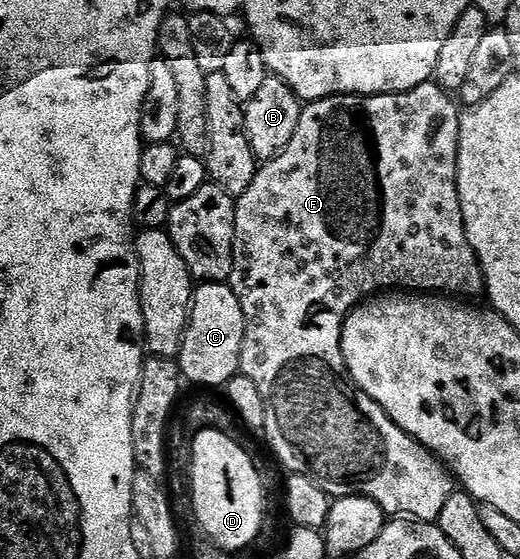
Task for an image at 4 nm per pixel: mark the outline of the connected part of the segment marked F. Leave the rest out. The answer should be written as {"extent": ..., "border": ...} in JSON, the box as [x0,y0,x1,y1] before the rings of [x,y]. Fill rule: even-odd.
{"extent":[229,81,487,523],"border":[[[428,81],[417,85],[408,91],[399,91],[395,95],[334,95],[328,99],[317,99],[308,102],[301,113],[301,121],[297,121],[297,133],[293,133],[293,141],[289,141],[289,145],[285,145],[285,149],[278,157],[273,160],[264,162],[258,168],[253,177],[253,185],[249,185],[249,189],[245,189],[245,193],[241,193],[235,199],[235,252],[233,253],[233,273],[229,280],[229,285],[233,289],[233,293],[237,293],[237,297],[241,301],[241,309],[245,313],[245,321],[247,328],[245,329],[245,341],[241,349],[241,361],[239,362],[239,370],[245,377],[249,377],[249,381],[253,381],[253,385],[257,385],[257,390],[261,392],[261,397],[265,401],[265,425],[263,431],[267,439],[271,442],[271,447],[275,450],[275,455],[288,468],[288,472],[304,475],[314,481],[322,491],[329,497],[335,499],[344,499],[350,495],[360,495],[361,497],[369,497],[373,501],[377,501],[377,505],[381,505],[381,509],[391,517],[410,517],[420,523],[435,523],[438,520],[441,509],[445,509],[445,501],[449,501],[453,490],[453,476],[445,466],[443,460],[436,457],[432,451],[414,439],[412,435],[406,435],[403,430],[396,425],[392,419],[385,413],[385,409],[381,409],[381,405],[377,405],[377,401],[373,401],[373,397],[369,397],[369,393],[365,393],[355,384],[355,379],[349,373],[349,369],[345,365],[345,353],[341,349],[341,341],[343,340],[343,323],[347,320],[347,316],[364,302],[368,297],[374,296],[376,293],[387,293],[392,289],[402,289],[407,293],[442,293],[447,297],[471,297],[467,295],[484,294],[487,282],[483,276],[483,266],[479,264],[479,258],[475,255],[473,245],[469,245],[467,234],[465,233],[465,221],[461,213],[461,201],[459,200],[459,186],[457,185],[457,177],[459,175],[459,120],[461,118],[461,107],[458,102],[448,92],[442,91],[433,81]]]}

